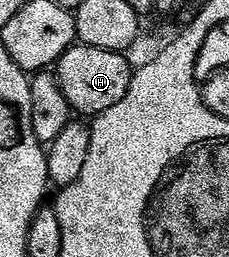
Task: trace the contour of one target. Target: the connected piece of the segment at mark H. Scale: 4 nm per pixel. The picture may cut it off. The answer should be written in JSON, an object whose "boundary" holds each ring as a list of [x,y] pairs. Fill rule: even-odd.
{"boundary":[[[74,44],[64,56],[58,60],[55,67],[55,77],[61,86],[63,96],[74,111],[81,116],[96,116],[107,112],[107,108],[115,108],[123,96],[127,96],[127,88],[131,88],[131,80],[135,73],[134,67],[129,67],[124,53],[103,48],[91,48]]]}

